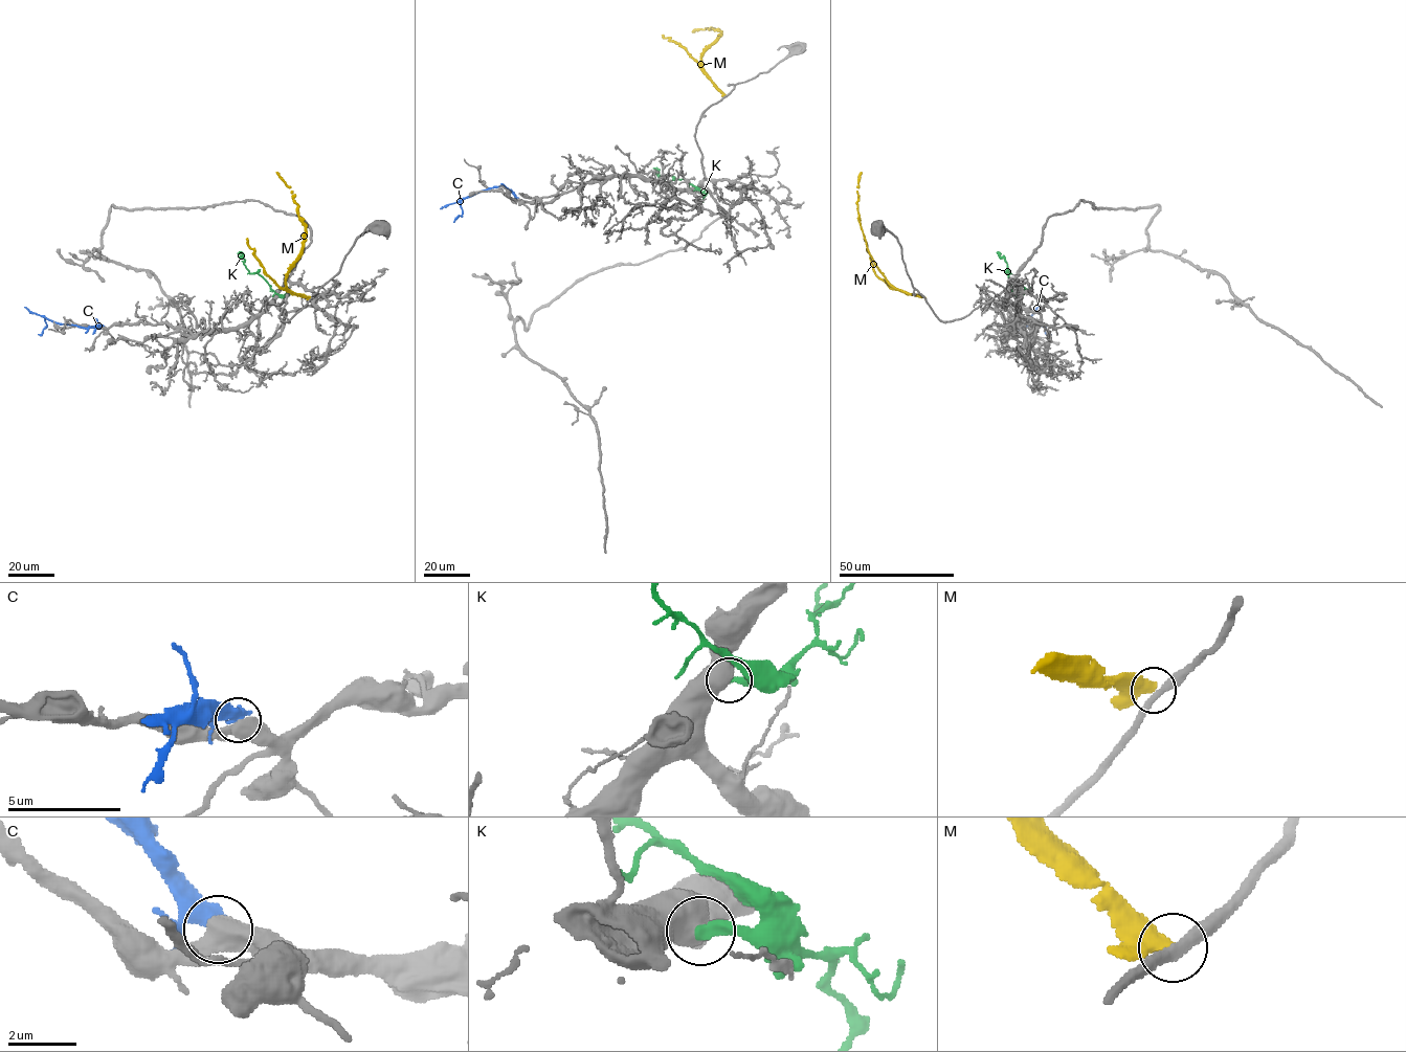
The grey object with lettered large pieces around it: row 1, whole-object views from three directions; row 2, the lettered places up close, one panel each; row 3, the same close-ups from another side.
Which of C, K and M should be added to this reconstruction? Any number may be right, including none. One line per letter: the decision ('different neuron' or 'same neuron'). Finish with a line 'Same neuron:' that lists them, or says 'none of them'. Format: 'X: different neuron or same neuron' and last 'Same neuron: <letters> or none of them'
C: different neuron
K: different neuron
M: different neuron
Same neuron: none of them

